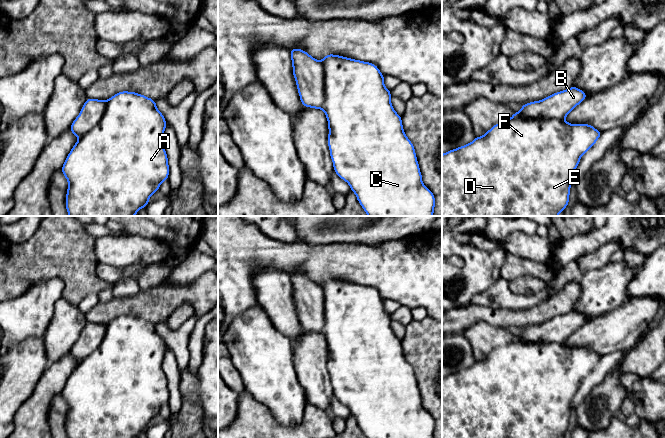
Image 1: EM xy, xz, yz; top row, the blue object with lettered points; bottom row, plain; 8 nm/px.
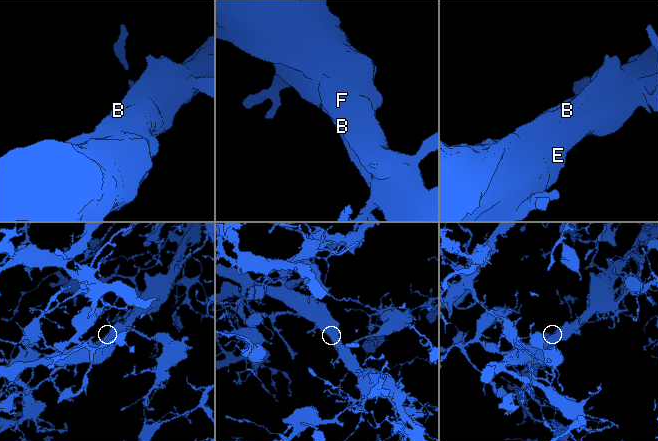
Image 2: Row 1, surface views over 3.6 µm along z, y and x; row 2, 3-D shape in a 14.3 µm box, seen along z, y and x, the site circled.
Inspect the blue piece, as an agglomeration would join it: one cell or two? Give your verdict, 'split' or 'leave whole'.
split

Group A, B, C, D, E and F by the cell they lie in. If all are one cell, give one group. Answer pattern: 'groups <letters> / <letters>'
groups A C D E F / B

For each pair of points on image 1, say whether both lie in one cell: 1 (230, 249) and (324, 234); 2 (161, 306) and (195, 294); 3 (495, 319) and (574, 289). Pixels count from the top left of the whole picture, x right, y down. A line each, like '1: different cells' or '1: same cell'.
1: different cells
2: same cell
3: same cell

